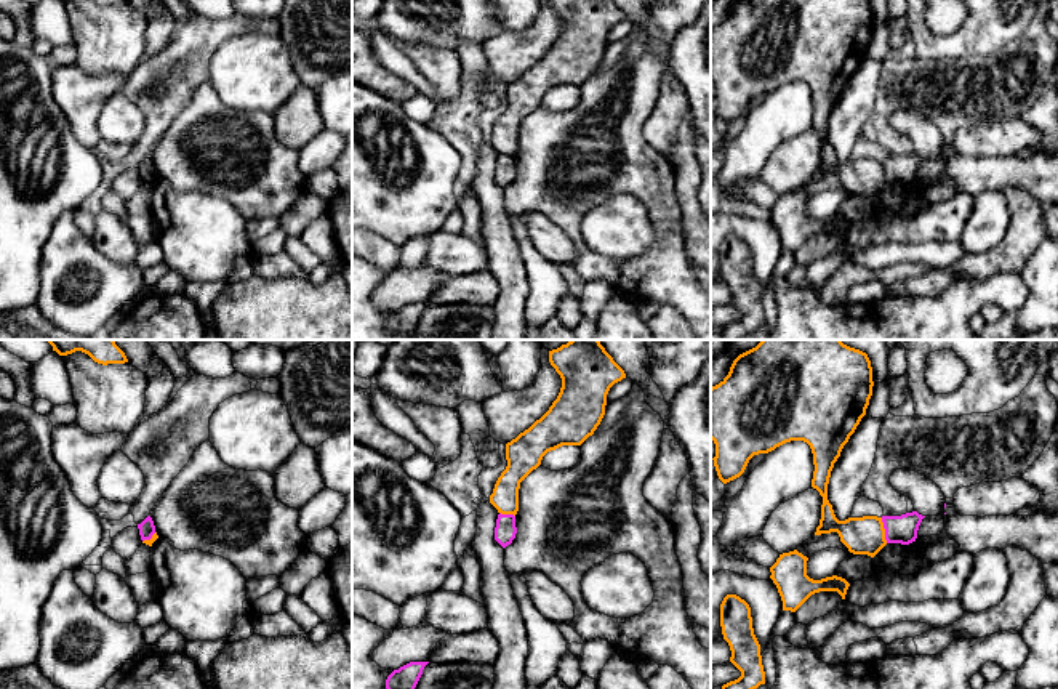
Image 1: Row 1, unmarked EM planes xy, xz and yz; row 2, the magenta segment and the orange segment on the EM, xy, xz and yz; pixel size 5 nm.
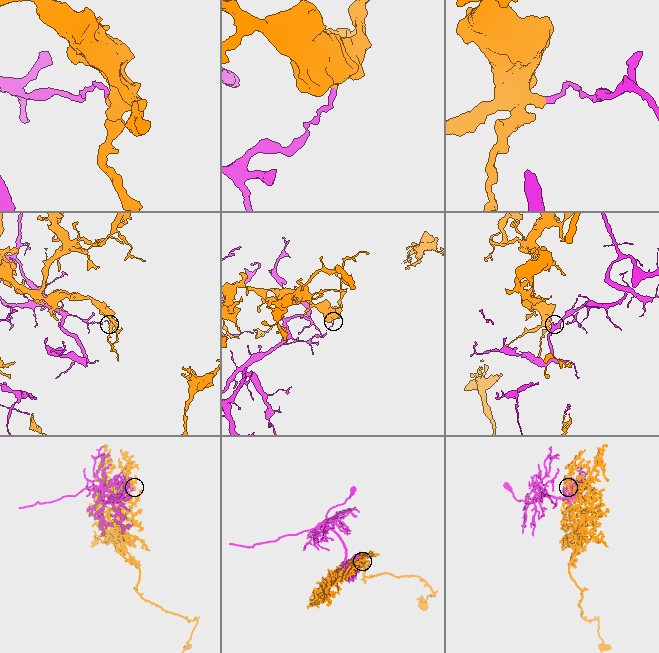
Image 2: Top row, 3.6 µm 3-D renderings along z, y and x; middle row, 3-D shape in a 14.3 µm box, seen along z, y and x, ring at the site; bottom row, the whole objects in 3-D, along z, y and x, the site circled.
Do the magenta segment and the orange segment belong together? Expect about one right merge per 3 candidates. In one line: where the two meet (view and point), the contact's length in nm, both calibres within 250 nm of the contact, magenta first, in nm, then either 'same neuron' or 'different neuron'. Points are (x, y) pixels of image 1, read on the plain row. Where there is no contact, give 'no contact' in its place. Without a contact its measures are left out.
contact yz (885, 172); length 130 nm; calibres 140 and 190 nm; different neuron

